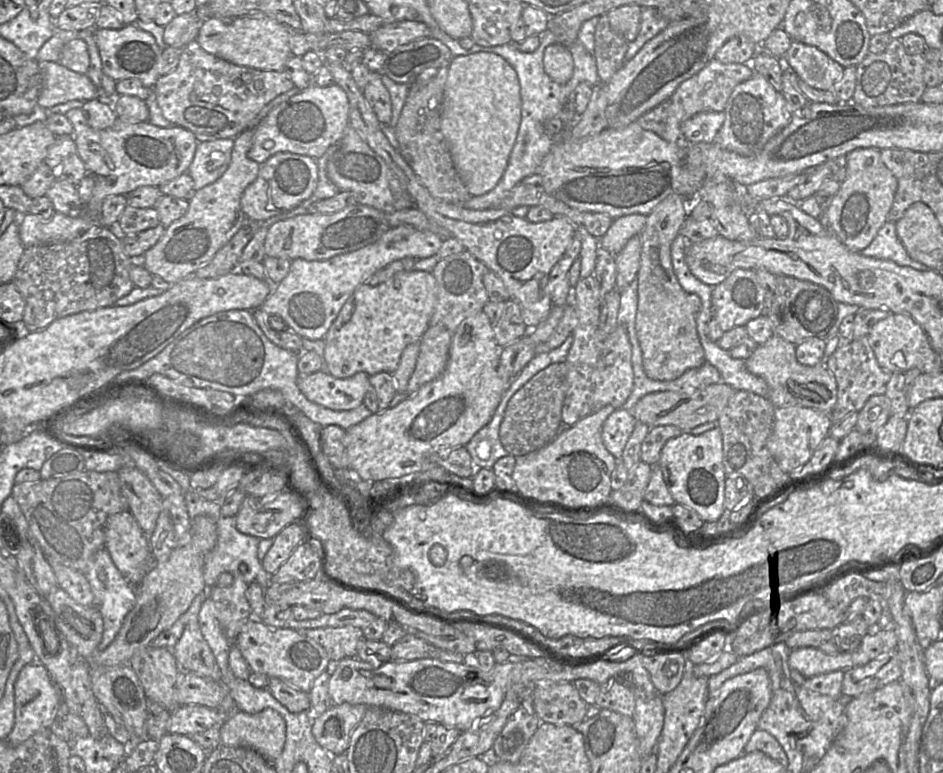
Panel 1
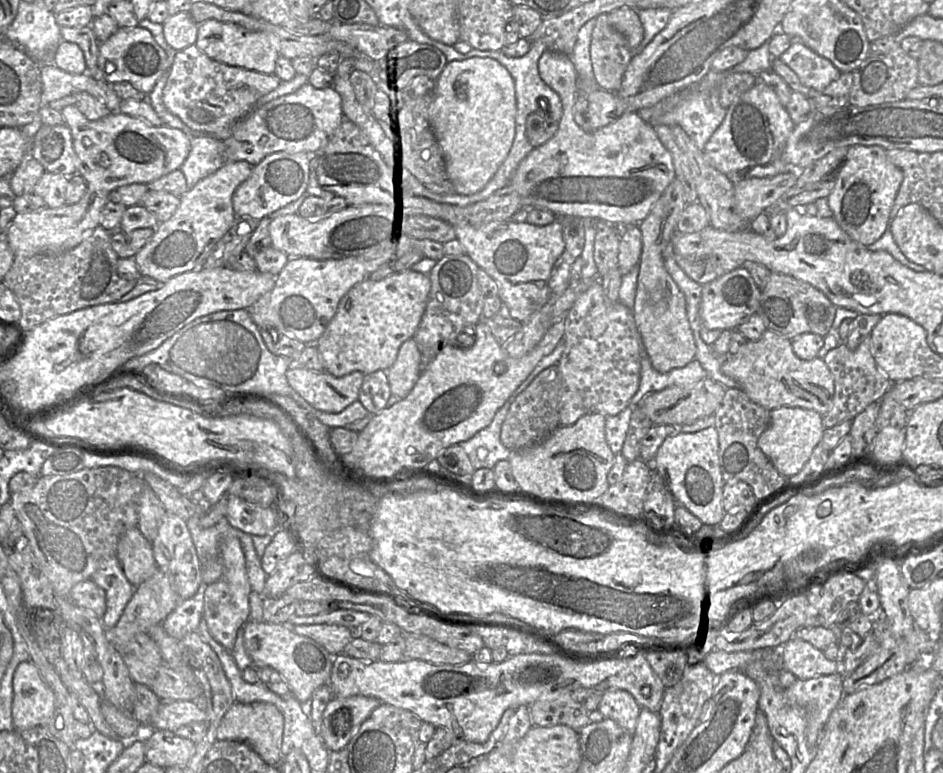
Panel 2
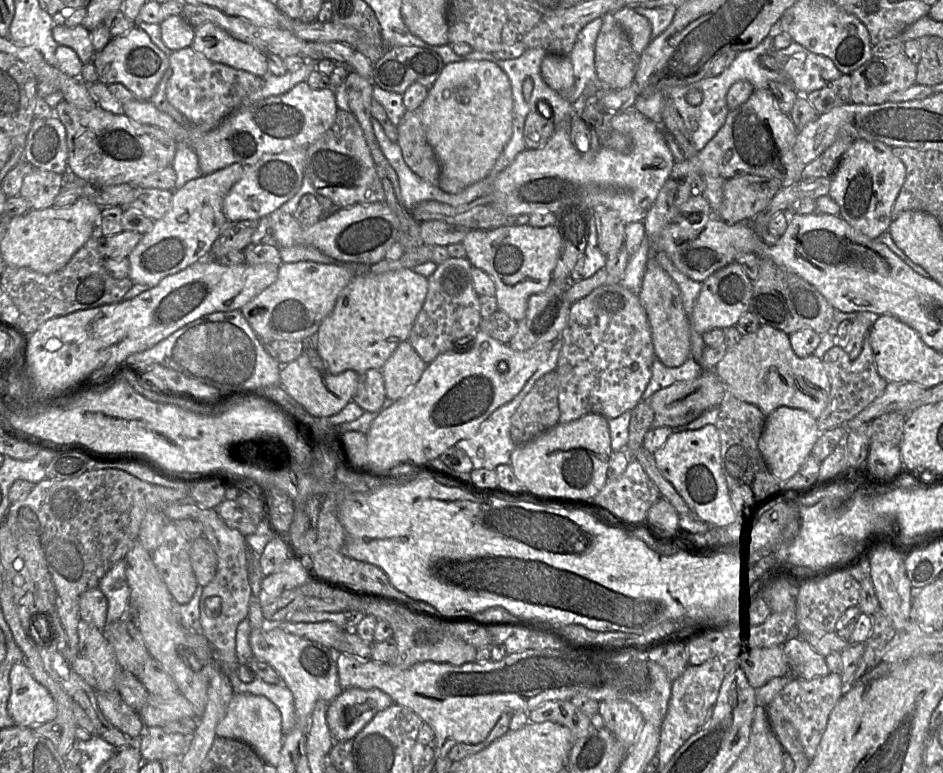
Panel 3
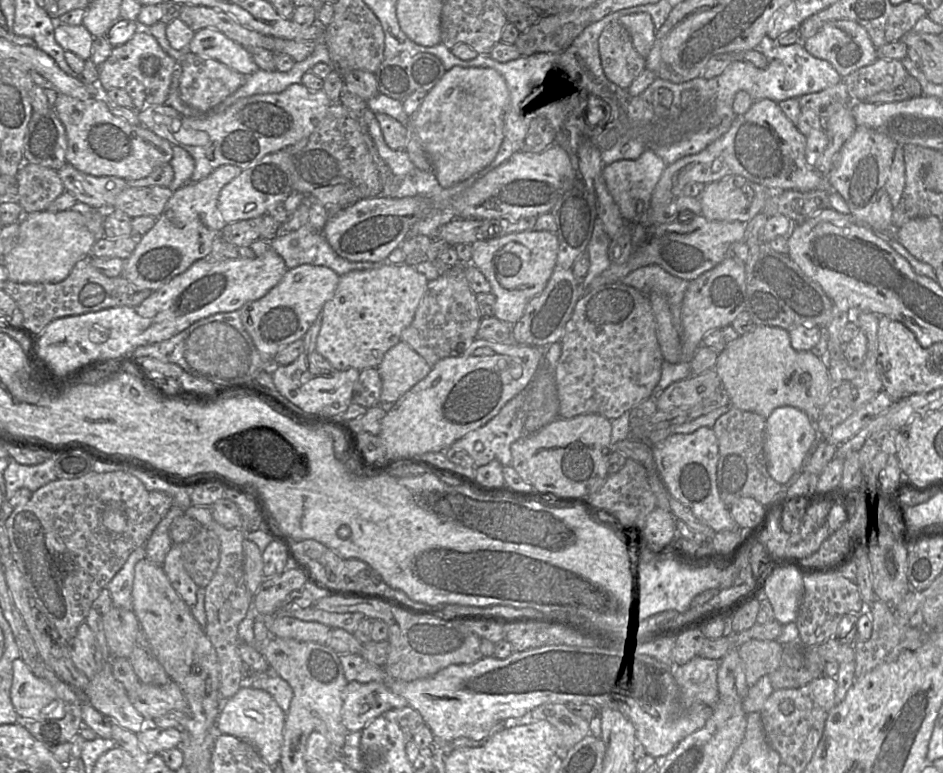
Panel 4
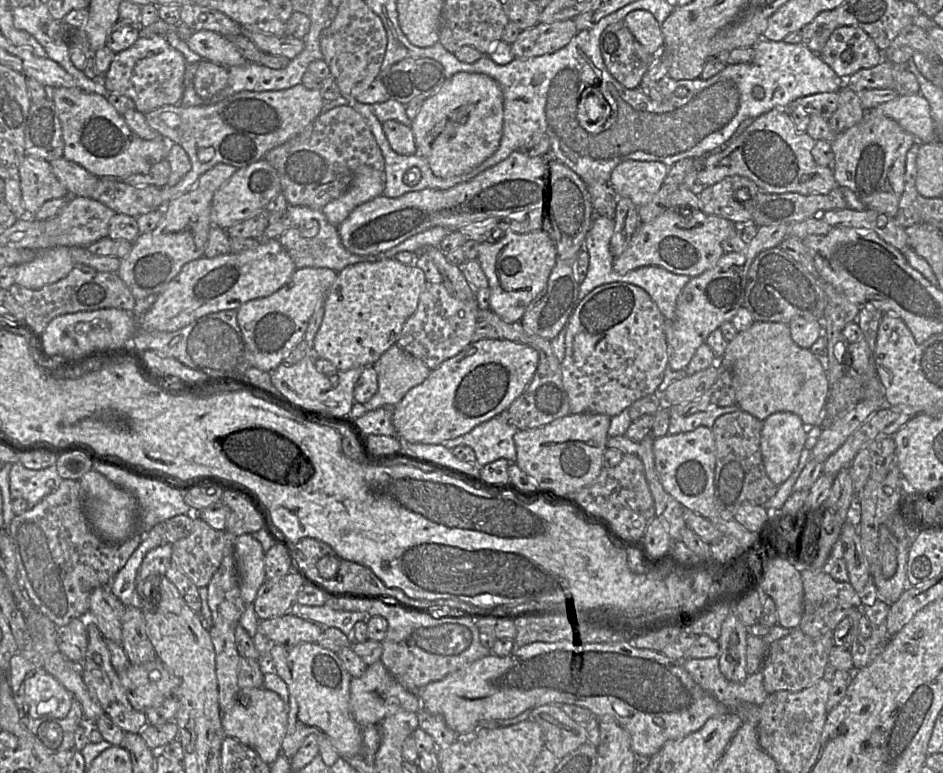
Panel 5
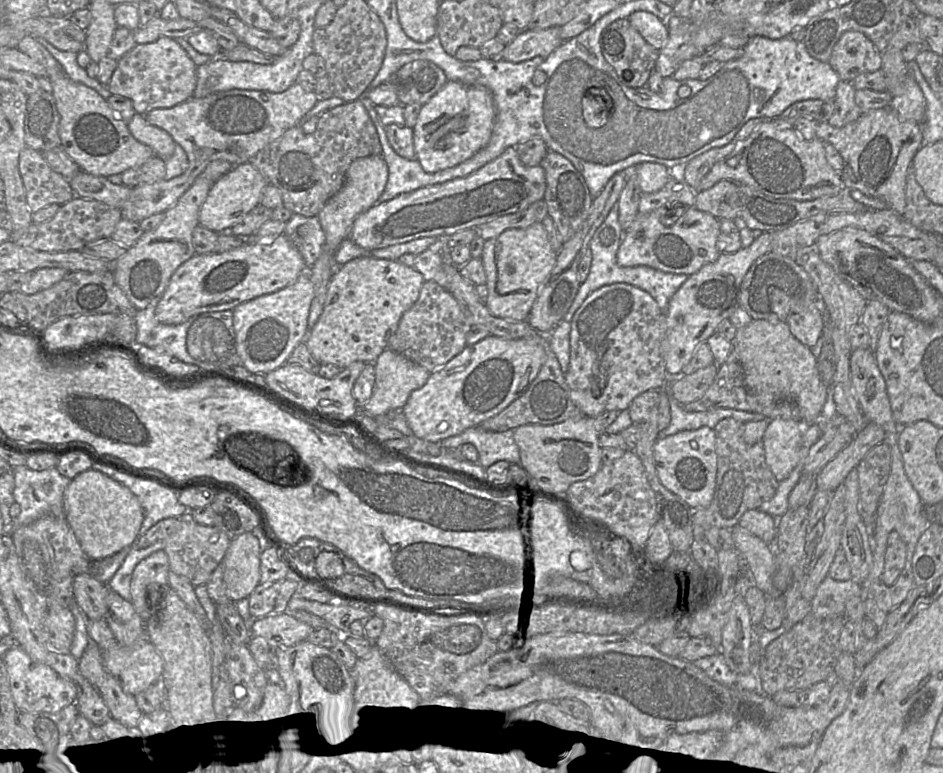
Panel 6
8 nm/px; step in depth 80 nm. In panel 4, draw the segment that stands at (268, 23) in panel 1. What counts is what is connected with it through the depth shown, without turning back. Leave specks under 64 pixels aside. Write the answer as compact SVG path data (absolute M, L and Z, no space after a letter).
M204 28L195 32L187 51L203 58L219 61L245 76L259 69L245 47L212 28Z

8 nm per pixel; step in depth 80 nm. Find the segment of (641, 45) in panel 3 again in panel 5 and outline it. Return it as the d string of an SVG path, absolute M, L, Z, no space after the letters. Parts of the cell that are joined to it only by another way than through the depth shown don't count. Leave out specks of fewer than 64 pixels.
M634 10L623 21L649 54L656 56L663 49L664 37L661 24L658 23L651 12Z

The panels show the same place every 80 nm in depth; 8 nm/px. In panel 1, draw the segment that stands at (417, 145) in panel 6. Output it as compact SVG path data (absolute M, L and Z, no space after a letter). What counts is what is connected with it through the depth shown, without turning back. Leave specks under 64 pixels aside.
M491 52L454 56L448 68L440 128L467 190L471 196L481 196L504 175L517 138L522 106L519 79L502 56Z

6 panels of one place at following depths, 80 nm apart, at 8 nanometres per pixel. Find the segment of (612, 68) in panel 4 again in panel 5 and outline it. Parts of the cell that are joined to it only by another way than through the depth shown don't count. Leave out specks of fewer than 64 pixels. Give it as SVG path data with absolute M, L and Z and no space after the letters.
M617 21L606 27L600 38L600 46L604 63L612 76L626 88L638 88L655 56L649 54L637 41L625 22Z

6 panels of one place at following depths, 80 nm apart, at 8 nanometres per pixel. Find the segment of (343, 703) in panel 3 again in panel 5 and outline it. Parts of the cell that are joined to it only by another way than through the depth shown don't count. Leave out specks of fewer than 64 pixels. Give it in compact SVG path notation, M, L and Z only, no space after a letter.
M381 661L369 666L361 677L352 677L350 682L350 710L355 722L365 728L378 725L384 718L398 712L415 712L422 709L420 699L406 690L386 669Z

